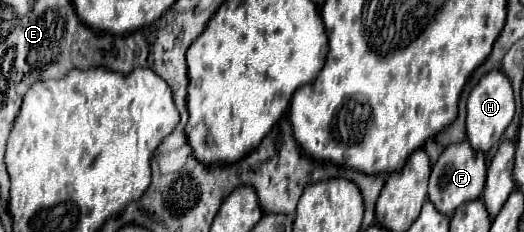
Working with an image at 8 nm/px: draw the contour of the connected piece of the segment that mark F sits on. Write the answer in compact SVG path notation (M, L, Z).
M468 140L450 144L432 166L430 174L430 202L444 214L452 214L460 204L480 198L486 182L486 156L480 150L474 150Z

